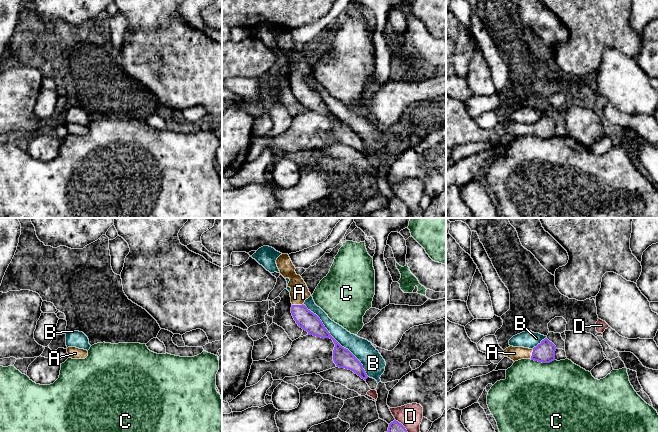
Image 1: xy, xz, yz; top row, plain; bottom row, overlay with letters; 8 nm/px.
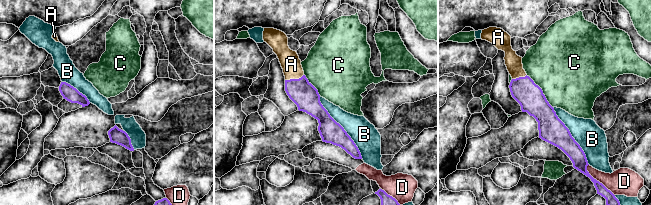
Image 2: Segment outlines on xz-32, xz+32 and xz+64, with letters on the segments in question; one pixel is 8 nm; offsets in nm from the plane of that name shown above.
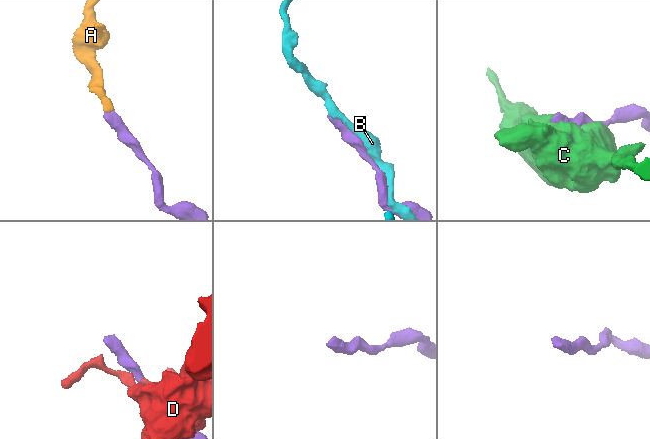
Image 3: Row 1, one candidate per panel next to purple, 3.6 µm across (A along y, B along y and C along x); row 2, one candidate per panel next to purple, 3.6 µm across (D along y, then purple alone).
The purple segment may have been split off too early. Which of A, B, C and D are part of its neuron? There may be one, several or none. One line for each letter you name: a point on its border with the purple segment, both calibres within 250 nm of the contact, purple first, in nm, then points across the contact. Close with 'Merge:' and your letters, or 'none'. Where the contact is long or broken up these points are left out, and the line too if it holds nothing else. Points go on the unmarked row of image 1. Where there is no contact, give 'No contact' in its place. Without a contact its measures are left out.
A: Touches purple at xz (297, 81). Thickness 160 nm (purple) against 150 nm. Path across: xz (307, 96), (299, 88), (297, 81), (299, 68)
Merge: A

